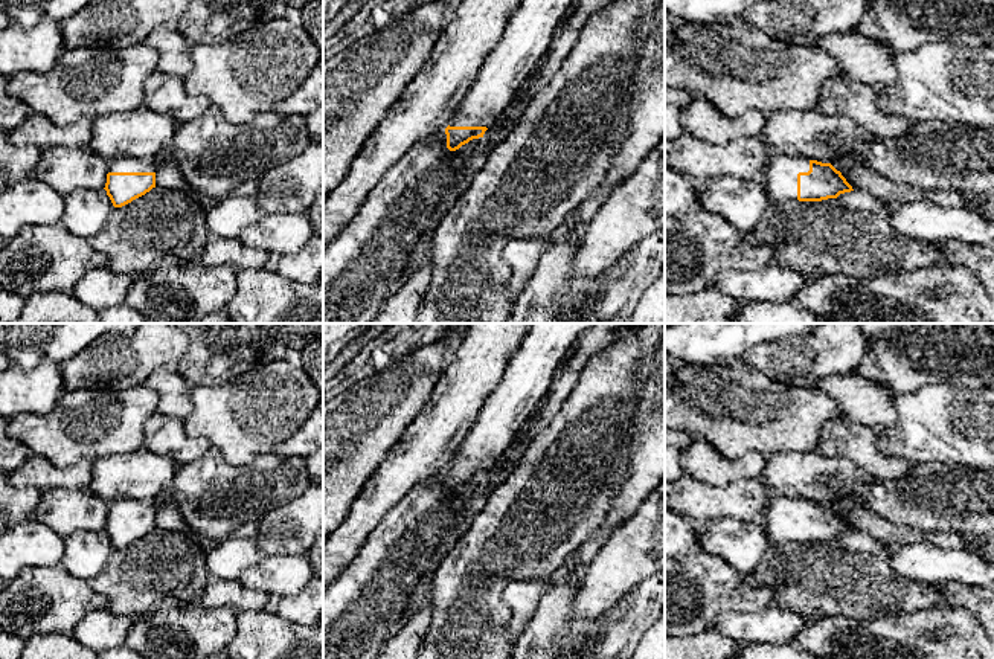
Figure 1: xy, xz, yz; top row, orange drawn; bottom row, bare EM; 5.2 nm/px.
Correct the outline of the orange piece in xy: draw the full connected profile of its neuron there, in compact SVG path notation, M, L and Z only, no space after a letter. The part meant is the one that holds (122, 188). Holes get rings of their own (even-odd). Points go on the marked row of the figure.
M152 159L110 160L105 191L114 207L122 207L156 188Z

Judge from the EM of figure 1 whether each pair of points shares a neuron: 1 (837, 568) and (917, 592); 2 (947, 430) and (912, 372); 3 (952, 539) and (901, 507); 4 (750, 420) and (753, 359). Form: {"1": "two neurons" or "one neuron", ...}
{"1": "one neuron", "2": "two neurons", "3": "two neurons", "4": "two neurons"}

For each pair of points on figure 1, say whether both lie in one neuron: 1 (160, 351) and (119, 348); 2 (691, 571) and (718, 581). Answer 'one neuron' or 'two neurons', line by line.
1: one neuron
2: one neuron

